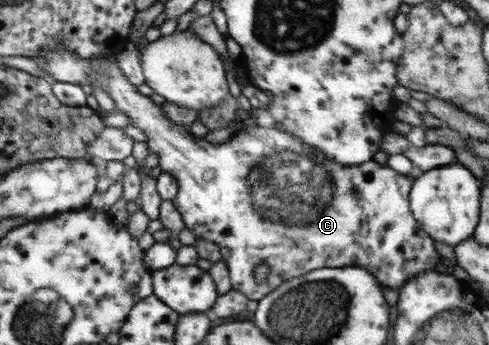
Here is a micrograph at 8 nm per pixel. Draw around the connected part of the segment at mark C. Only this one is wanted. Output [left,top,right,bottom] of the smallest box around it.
[38,48,442,301]

